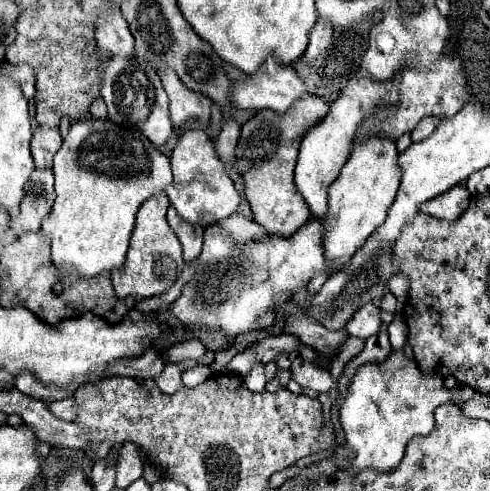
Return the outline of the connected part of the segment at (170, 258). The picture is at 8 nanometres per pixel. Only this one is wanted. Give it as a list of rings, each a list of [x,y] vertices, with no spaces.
[[[160,193],[160,195],[144,201],[144,205],[138,209],[136,227],[130,237],[126,263],[122,269],[112,271],[112,285],[114,285],[116,297],[146,299],[146,297],[162,295],[176,283],[178,275],[182,273],[186,263],[182,259],[182,245],[166,221],[168,203],[170,201],[168,201],[166,193]]]

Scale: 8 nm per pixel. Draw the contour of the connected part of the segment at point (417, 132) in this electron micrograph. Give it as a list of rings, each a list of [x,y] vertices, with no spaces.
[[[424,117],[424,119],[416,125],[416,129],[412,131],[412,141],[422,141],[422,139],[426,139],[428,135],[432,135],[440,121],[442,121],[440,117]]]

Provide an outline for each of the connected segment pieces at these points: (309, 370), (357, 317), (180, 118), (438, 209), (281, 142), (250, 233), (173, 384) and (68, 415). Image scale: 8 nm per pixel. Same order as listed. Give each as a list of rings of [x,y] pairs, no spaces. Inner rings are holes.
[[[302,363],[300,371],[294,371],[292,377],[304,387],[304,389],[312,389],[316,393],[326,393],[334,387],[334,377],[330,375],[328,369],[320,369],[312,363]]]
[[[374,303],[360,307],[346,325],[346,331],[360,339],[368,339],[370,335],[378,333],[378,329],[380,329],[380,307]]]
[[[168,67],[162,69],[160,79],[170,97],[170,115],[172,115],[174,127],[178,127],[180,123],[184,123],[188,119],[210,121],[212,101],[208,97],[190,91],[184,83],[180,83],[176,73],[172,73],[172,69],[168,69]]]
[[[456,185],[446,193],[422,203],[420,211],[438,219],[456,221],[456,217],[460,217],[468,209],[468,203],[470,203],[470,191],[464,185]]]
[[[318,95],[302,97],[294,101],[286,113],[276,113],[272,109],[258,111],[250,117],[240,131],[236,145],[236,167],[240,169],[244,181],[244,195],[252,207],[254,219],[268,233],[296,233],[308,219],[310,209],[294,185],[294,167],[300,151],[300,141],[304,133],[326,117],[330,103]]]
[[[238,213],[228,217],[228,219],[224,219],[220,225],[230,231],[230,235],[234,237],[236,243],[246,243],[246,241],[256,239],[256,237],[266,233],[266,231],[262,231],[262,227],[254,219],[248,219],[248,217],[238,215]]]
[[[166,363],[162,375],[156,379],[160,391],[172,395],[182,387],[182,367],[178,363]]]
[[[74,397],[60,399],[60,401],[50,401],[48,403],[48,409],[58,419],[64,419],[64,421],[74,421],[76,419],[76,401],[74,401]]]

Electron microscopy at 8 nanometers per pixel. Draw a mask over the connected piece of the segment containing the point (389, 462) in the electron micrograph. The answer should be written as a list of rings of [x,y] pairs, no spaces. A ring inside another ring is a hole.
[[[392,351],[382,363],[360,365],[340,409],[346,443],[354,455],[346,471],[358,473],[368,467],[386,473],[396,469],[404,457],[406,443],[416,435],[432,431],[434,411],[446,401],[450,401],[450,391],[444,387],[444,379],[436,373],[422,373],[404,351]]]

